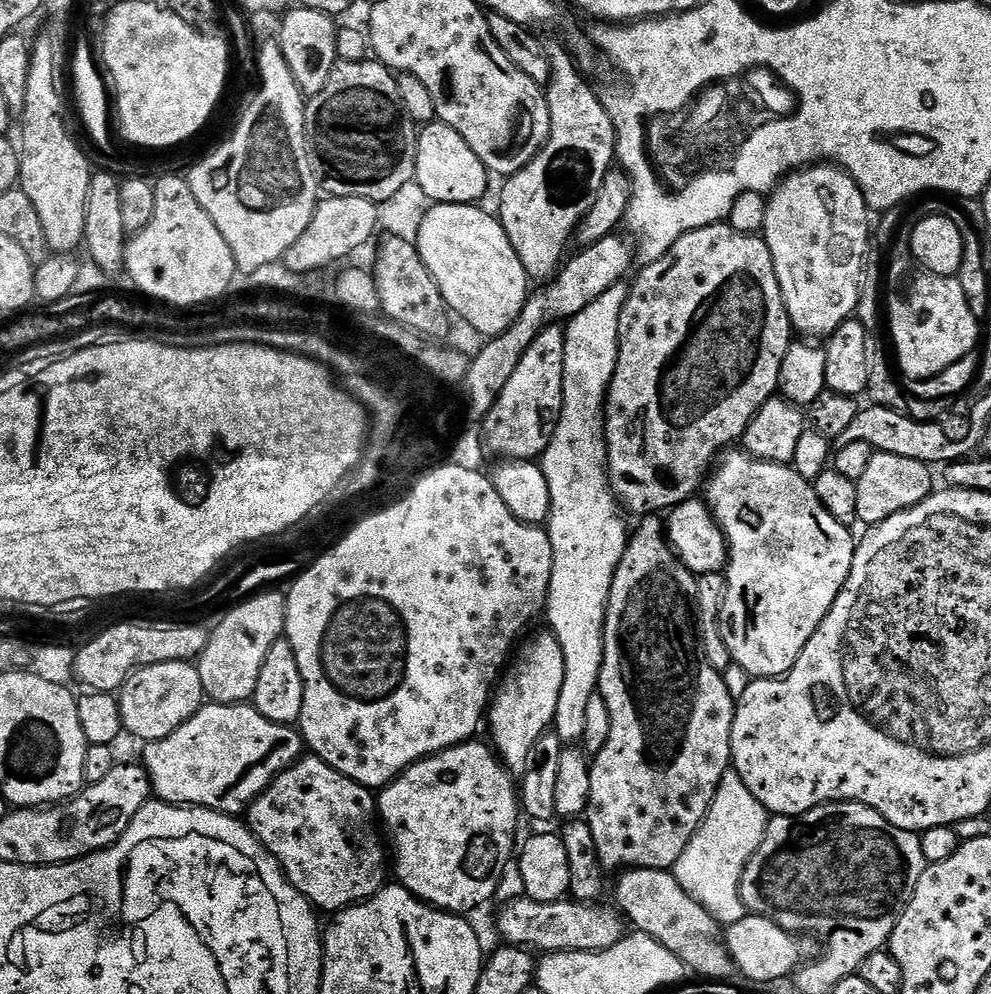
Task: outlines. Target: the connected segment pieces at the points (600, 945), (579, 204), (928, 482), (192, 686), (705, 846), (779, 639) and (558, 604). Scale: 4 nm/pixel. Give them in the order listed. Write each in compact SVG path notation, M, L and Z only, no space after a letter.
M571 898L558 902L519 899L510 901L496 916L496 928L505 945L535 950L537 953L540 951L540 954L601 952L617 944L626 935L625 917L615 907L603 908L600 902L580 904Z
M556 40L544 44L544 53L552 71L551 81L546 88L550 110L548 140L521 172L516 172L503 181L504 189L500 192L500 225L506 230L506 238L510 238L510 246L514 246L528 279L532 282L549 282L555 279L569 255L568 243L574 240L580 223L598 202L598 194L608 173L613 171L616 159L614 122L610 122L610 114L606 110L601 93L596 93L588 85L588 80L584 77L587 75L577 64L575 55L565 45L564 48Z
M873 451L866 474L856 481L859 523L864 526L881 524L902 510L910 510L921 504L934 491L932 472L929 465L914 462L914 458L898 458L898 454Z
M183 660L139 668L129 676L123 688L119 689L118 699L124 732L137 736L140 742L147 742L174 734L174 730L178 730L178 726L187 722L205 703L206 697L196 664Z
M729 770L722 778L722 782L718 782L718 790L714 794L714 802L706 818L690 838L686 850L682 850L682 858L678 858L674 869L678 886L682 886L682 890L686 890L686 894L690 894L690 898L694 898L694 902L703 906L721 926L738 922L746 914L740 893L742 874L766 834L769 819L768 809L762 806L762 802L758 802L758 798L754 798L754 794L750 794L750 790L746 790L746 782L742 782L742 778L735 770Z
M732 450L719 461L715 476L707 481L706 503L728 542L728 585L722 613L724 641L732 655L732 663L742 666L749 677L783 678L848 581L857 541L848 533L851 532L849 525L830 518L822 502L818 502L818 494L814 494L811 483L789 465L771 464L756 460L743 450Z
M618 283L598 302L590 302L582 314L572 317L567 321L564 337L566 338L566 366L564 367L564 409L560 415L558 426L554 430L554 438L550 446L546 446L542 459L539 461L540 469L546 474L546 486L550 486L550 514L546 521L546 531L550 538L552 547L552 577L550 578L550 590L548 591L548 607L546 609L547 627L553 636L562 646L562 658L564 659L564 677L562 678L562 694L558 694L558 710L554 721L554 731L558 738L564 741L565 745L572 746L577 742L583 741L584 731L586 730L586 705L590 702L592 696L597 695L600 687L600 667L602 666L602 654L604 653L604 619L608 609L608 599L610 598L610 586L614 582L614 574L618 570L618 562L622 562L622 554L626 550L630 539L630 528L624 525L625 513L622 511L622 505L616 499L612 492L612 481L608 478L608 447L604 441L604 398L608 395L608 387L612 381L612 375L616 369L616 359L620 349L620 315L622 306L628 297L628 288L623 283Z

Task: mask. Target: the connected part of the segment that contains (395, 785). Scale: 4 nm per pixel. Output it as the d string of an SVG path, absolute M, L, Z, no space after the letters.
M473 738L411 764L378 792L378 816L390 841L391 859L396 859L395 879L410 894L444 912L472 914L468 912L482 907L499 890L518 844L516 823L522 820L522 809L517 781L495 751L478 741Z

